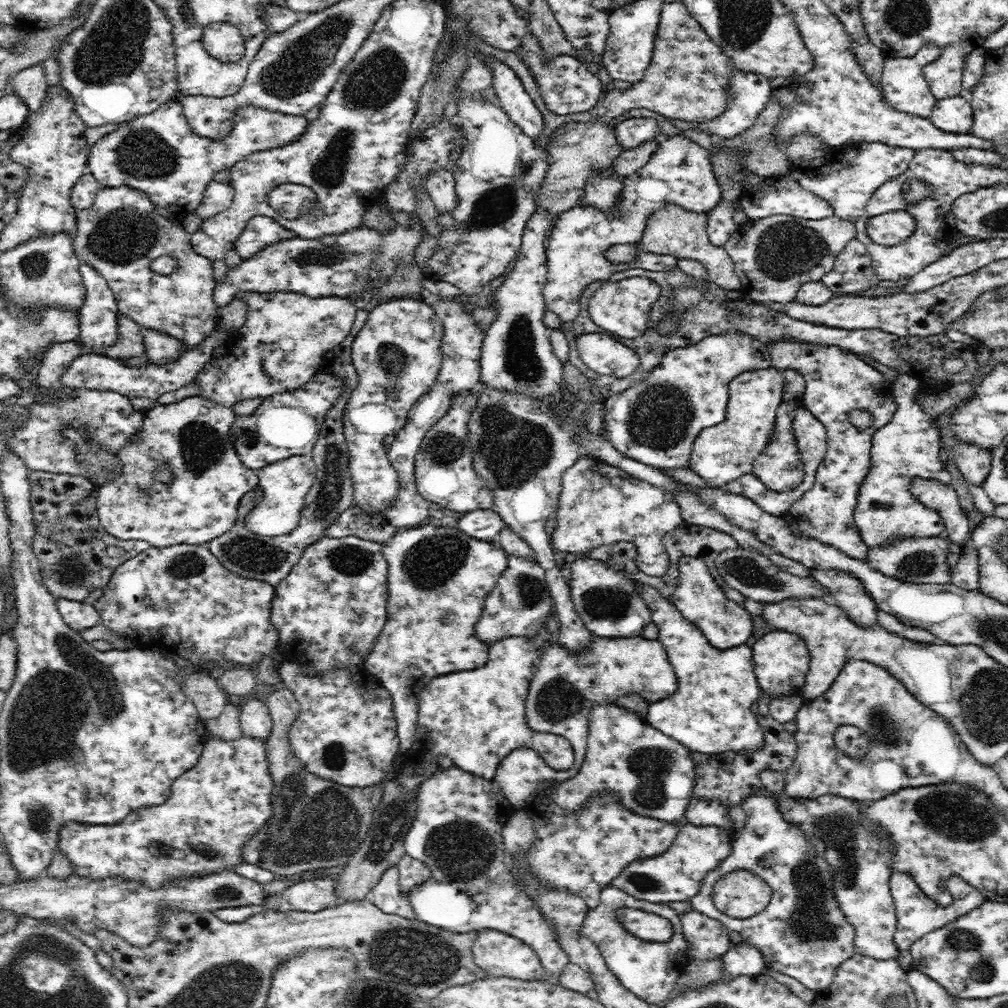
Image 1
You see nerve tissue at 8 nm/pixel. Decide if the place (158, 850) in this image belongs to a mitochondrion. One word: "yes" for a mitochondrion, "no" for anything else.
yes

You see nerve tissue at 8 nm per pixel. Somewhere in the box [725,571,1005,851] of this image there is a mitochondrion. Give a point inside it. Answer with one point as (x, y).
(956, 816)

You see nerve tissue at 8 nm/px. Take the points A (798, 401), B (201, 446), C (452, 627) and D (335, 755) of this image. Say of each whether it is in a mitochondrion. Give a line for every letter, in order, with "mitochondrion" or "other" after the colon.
A: other
B: mitochondrion
C: other
D: mitochondrion

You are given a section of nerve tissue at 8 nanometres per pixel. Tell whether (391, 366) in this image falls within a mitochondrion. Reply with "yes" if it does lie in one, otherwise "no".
yes

